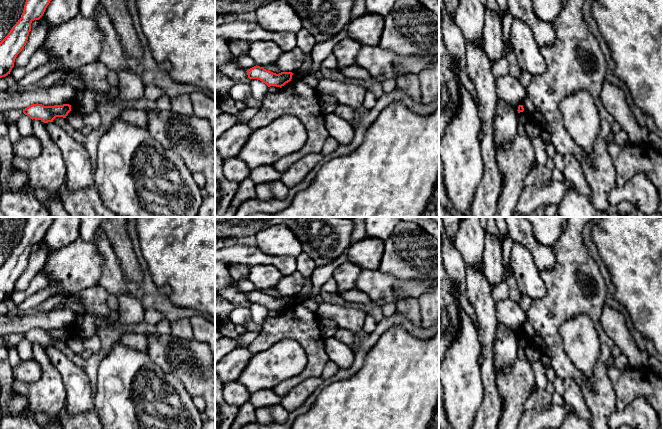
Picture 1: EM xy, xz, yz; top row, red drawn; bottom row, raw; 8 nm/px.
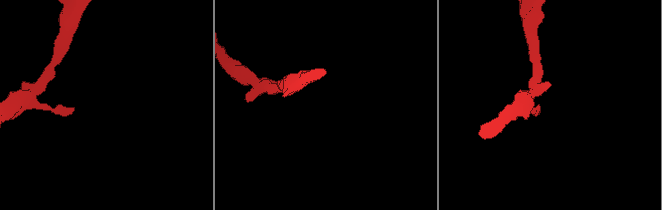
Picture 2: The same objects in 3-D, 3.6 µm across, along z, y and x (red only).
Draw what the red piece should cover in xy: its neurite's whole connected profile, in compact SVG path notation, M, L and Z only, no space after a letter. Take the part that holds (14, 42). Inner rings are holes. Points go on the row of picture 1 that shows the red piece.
M26 0L21 18L0 42L0 78L10 74L17 55L26 45L31 23L43 16L50 1Z

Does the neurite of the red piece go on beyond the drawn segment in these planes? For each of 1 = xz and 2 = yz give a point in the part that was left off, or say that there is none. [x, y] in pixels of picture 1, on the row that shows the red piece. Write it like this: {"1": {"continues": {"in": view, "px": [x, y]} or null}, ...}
{"1": {"continues": null}, "2": {"continues": null}}

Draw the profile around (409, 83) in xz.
M402 74L396 79L396 87L405 92L414 101L421 101L421 88L418 75Z

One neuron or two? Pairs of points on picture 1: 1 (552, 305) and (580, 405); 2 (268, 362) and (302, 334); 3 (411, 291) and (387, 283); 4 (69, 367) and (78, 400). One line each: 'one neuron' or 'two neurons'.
1: two neurons
2: two neurons
3: one neuron
4: one neuron

